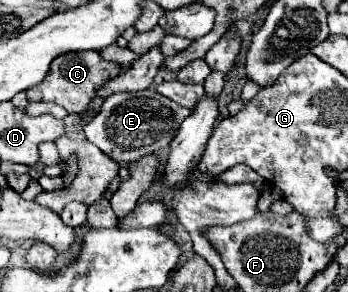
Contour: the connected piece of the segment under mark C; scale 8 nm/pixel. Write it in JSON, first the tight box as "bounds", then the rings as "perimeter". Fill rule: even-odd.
{"bounds":[26,52,122,114],"perimeter":[[[68,52],[52,60],[50,64],[50,76],[42,80],[42,84],[36,84],[34,88],[26,90],[26,96],[30,102],[54,102],[62,106],[68,114],[80,114],[86,112],[90,100],[94,98],[94,92],[110,78],[118,76],[122,72],[120,64],[106,62],[98,52]]]}

